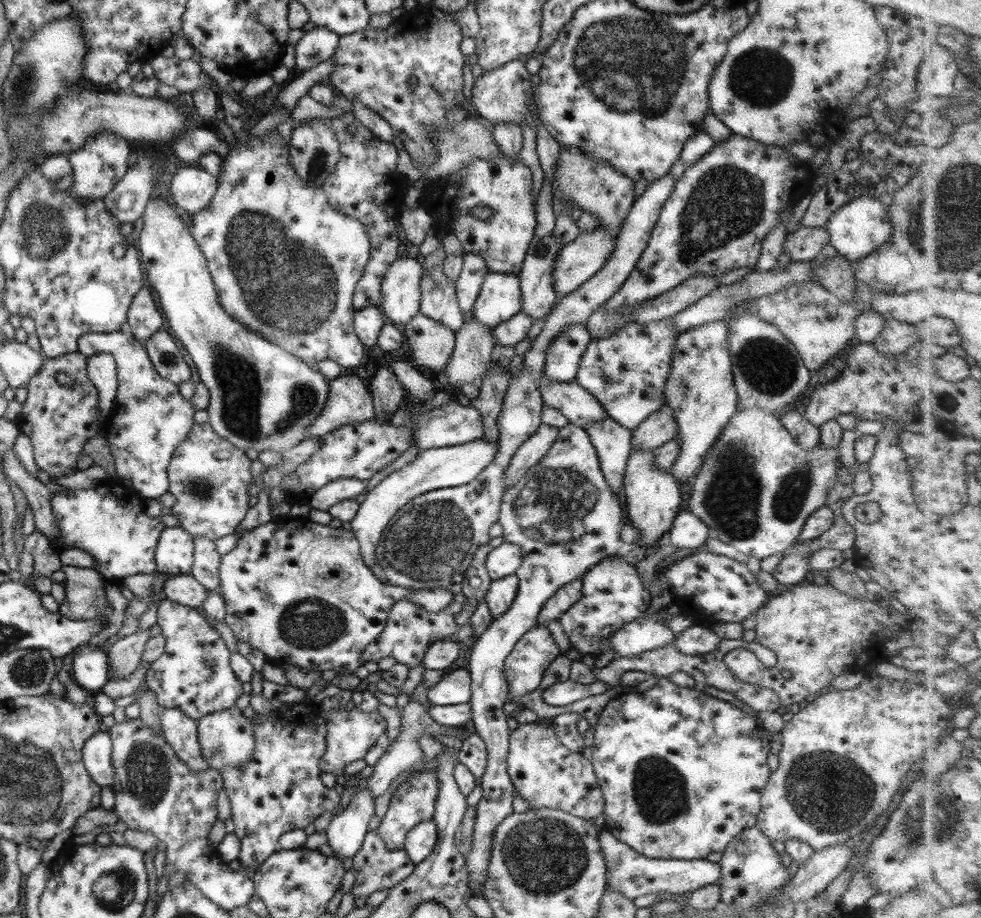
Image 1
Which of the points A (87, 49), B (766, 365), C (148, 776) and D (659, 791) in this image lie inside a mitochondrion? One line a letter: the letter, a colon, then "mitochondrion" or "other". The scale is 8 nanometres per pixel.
A: other
B: mitochondrion
C: mitochondrion
D: mitochondrion

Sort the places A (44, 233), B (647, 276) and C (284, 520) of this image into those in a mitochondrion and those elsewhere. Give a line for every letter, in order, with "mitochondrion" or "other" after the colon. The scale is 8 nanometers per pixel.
A: mitochondrion
B: other
C: other

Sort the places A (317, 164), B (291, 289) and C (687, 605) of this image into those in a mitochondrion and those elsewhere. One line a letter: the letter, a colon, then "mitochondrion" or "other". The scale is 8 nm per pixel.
A: mitochondrion
B: mitochondrion
C: other

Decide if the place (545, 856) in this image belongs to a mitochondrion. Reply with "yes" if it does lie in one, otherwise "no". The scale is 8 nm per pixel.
yes

